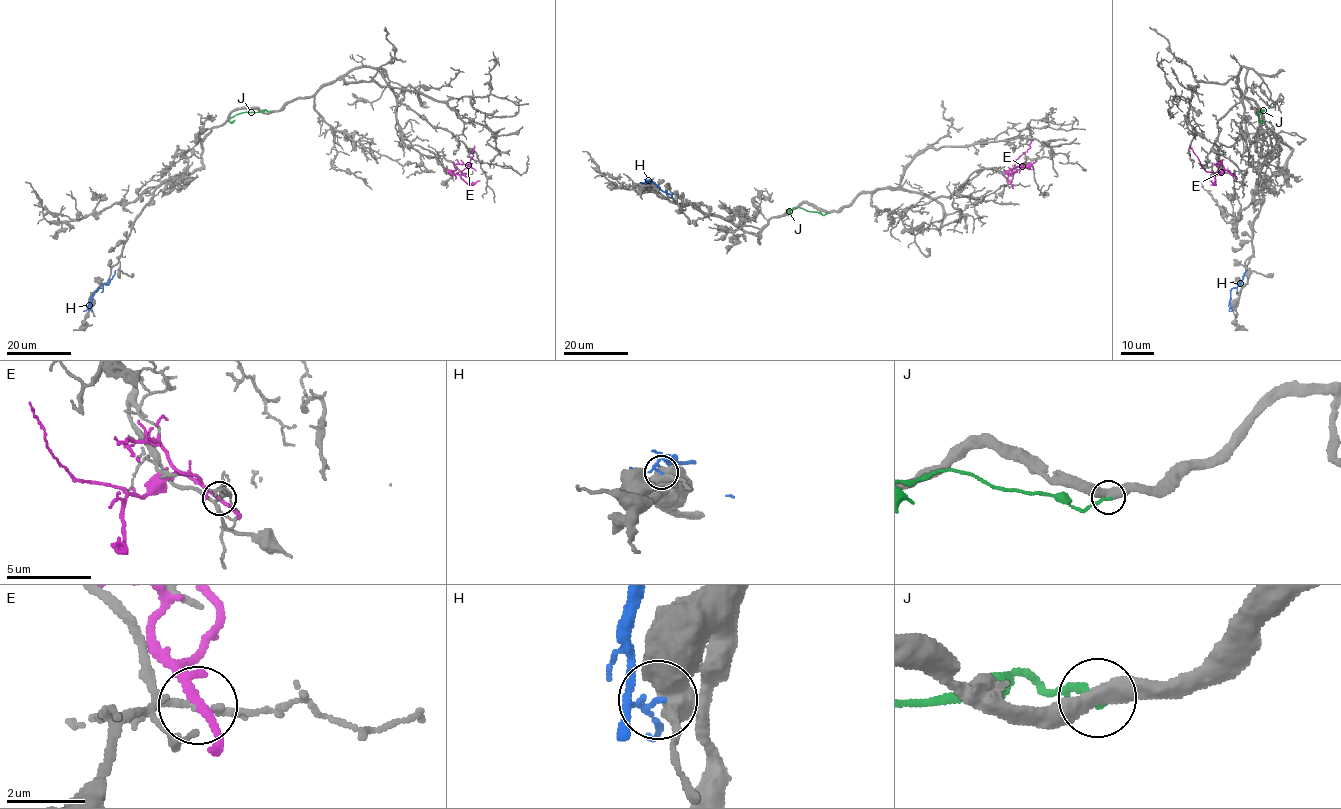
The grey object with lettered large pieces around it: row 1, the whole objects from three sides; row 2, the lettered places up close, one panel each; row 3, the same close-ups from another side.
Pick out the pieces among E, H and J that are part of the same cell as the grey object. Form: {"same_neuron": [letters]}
{"same_neuron": []}

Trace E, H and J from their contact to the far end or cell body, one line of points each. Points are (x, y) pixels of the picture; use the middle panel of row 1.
E: (1011, 184), (1008, 176), (1010, 170), (1027, 151), (1031, 141)
H: (646, 183), (652, 181), (672, 198)
J: (828, 213), (823, 215), (796, 207), (786, 209), (792, 213)

